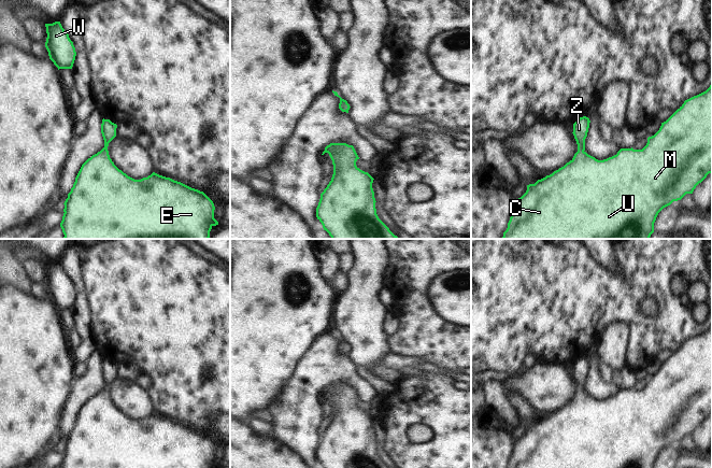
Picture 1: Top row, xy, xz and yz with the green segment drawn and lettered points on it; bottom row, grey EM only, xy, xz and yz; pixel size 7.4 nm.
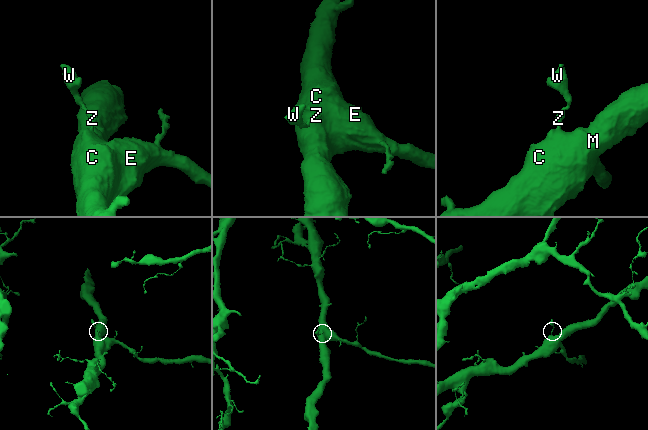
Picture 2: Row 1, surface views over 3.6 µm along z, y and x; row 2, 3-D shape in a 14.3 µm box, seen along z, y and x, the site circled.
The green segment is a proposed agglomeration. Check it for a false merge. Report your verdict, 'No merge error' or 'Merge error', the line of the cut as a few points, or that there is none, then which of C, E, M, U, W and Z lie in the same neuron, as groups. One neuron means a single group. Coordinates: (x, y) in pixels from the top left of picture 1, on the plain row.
No merge error. No split. Groups: C E M U W Z

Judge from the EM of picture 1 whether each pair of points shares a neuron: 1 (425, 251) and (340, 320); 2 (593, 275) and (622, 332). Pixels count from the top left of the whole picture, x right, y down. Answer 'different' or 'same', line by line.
1: different
2: different

